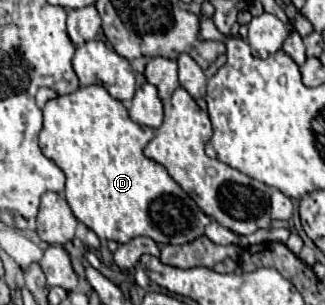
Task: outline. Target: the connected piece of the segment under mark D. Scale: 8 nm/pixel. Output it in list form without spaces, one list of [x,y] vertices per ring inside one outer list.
[[[102,85],[78,87],[68,95],[58,95],[50,99],[44,107],[44,129],[40,133],[40,149],[52,159],[66,175],[66,201],[78,221],[90,227],[100,239],[128,243],[138,235],[154,239],[158,245],[164,243],[190,243],[202,235],[204,227],[212,221],[198,207],[194,211],[194,201],[178,187],[178,183],[168,175],[164,165],[148,159],[142,151],[146,143],[154,137],[154,129],[140,127],[128,117],[128,109]]]

